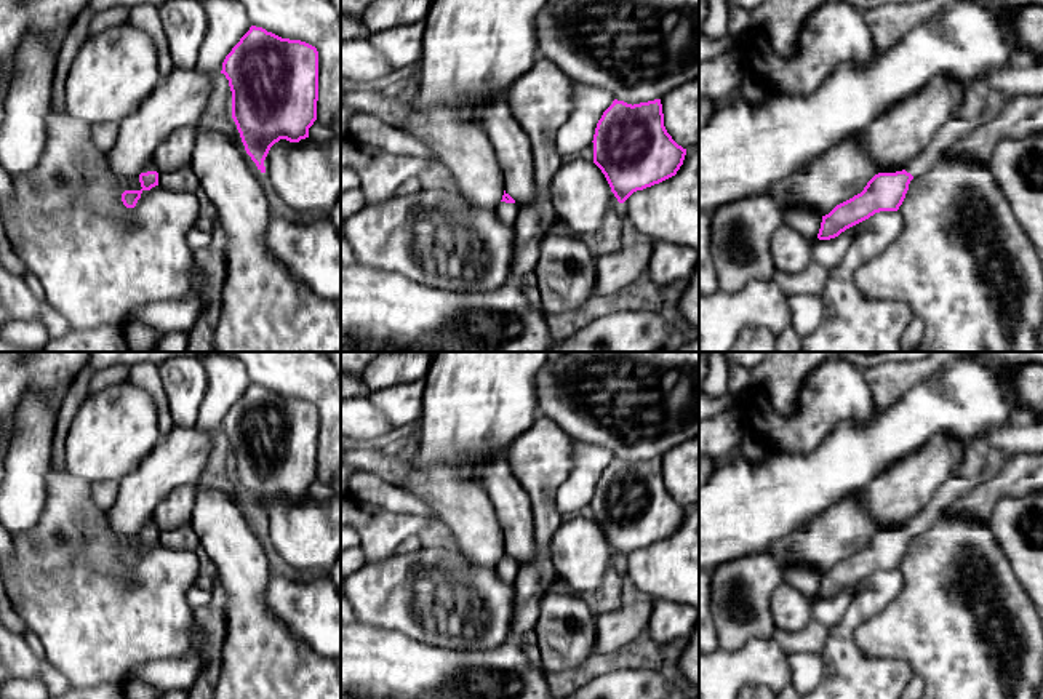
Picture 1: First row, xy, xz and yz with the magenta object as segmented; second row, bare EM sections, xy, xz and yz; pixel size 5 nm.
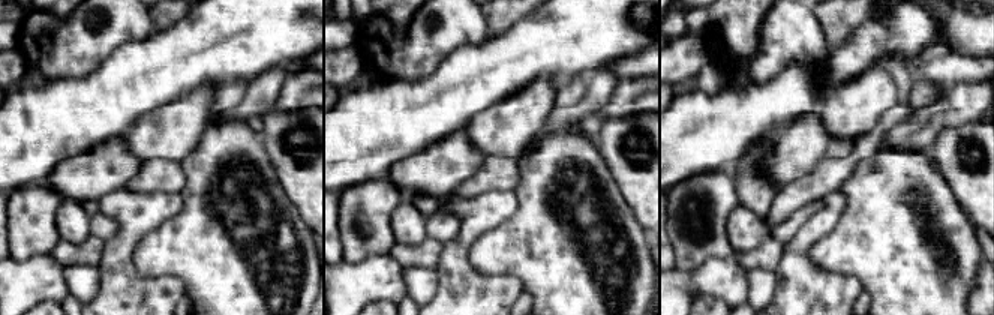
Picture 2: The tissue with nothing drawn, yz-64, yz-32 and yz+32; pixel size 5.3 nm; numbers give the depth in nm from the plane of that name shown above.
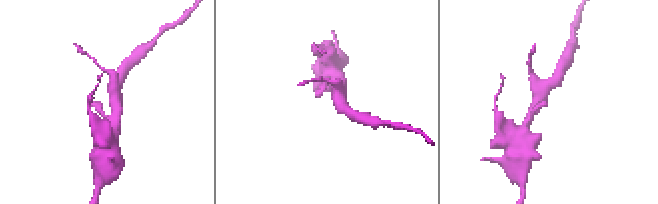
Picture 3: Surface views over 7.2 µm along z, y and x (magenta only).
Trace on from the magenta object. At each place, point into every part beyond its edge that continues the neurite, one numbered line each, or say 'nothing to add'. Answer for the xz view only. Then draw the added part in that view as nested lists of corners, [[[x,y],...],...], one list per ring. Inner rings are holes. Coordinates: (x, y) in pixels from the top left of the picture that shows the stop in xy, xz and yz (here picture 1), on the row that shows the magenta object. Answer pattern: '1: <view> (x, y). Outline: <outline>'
1: xz (507, 211). Outline: [[[501,202],[498,205],[498,213],[501,214],[501,218],[506,221],[506,222],[514,222],[515,218],[517,218],[517,210],[518,210],[518,205],[517,203],[506,203],[506,202]]]

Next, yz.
1: yz (955, 128). Outline: [[[985,90],[985,109],[976,118],[955,118],[952,117],[947,123],[944,123],[931,144],[917,155],[907,166],[905,171],[913,178],[921,176],[929,171],[934,162],[945,154],[958,139],[973,133],[977,126],[997,118],[1006,104],[1006,98],[997,90]]]

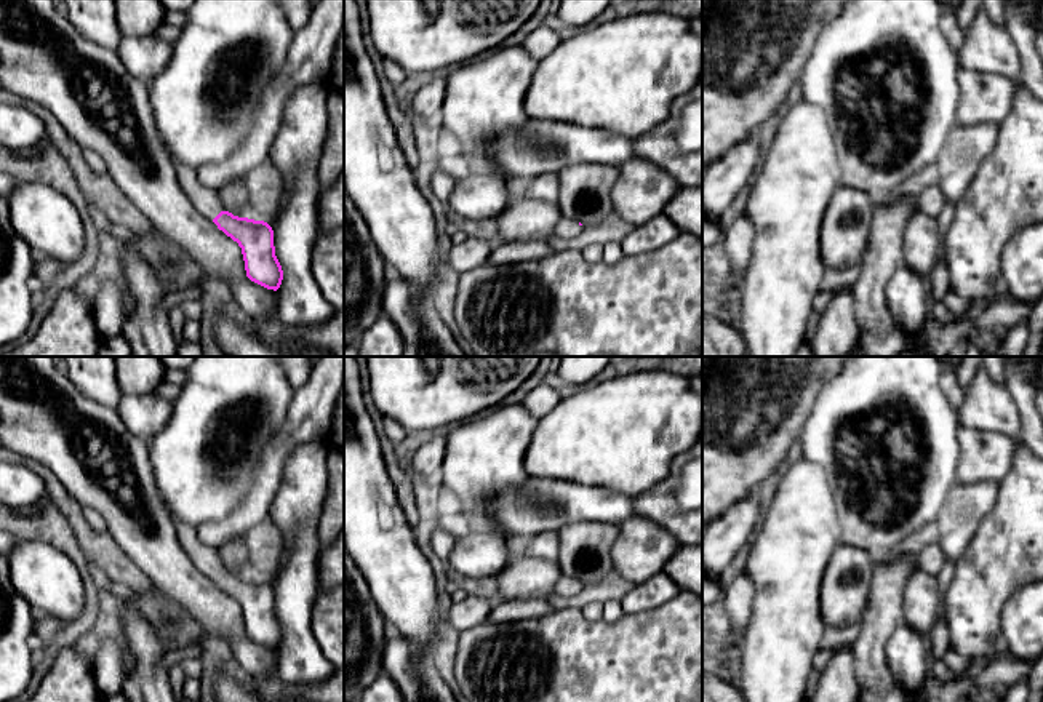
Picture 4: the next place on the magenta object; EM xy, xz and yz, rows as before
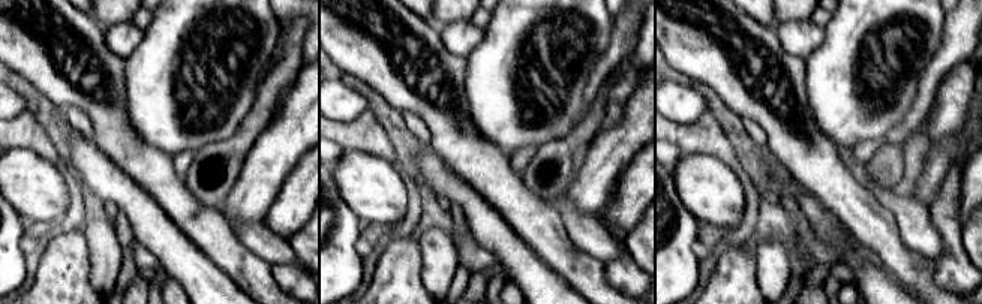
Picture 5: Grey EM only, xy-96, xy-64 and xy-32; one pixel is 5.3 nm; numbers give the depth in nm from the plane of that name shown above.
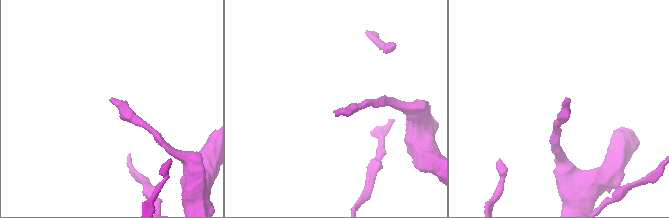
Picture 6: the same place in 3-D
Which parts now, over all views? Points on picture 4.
1: xy (205, 200). Outline: [[[173,158],[178,181],[189,197],[192,205],[210,221],[213,221],[221,211],[226,211],[218,192],[200,184],[197,170],[184,165],[178,158]]]

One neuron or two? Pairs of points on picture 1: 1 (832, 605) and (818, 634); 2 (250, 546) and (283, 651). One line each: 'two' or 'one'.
1: two
2: one

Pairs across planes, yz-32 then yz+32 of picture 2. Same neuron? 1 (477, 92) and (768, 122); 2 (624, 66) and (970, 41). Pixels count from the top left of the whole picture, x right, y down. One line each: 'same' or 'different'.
1: same
2: different

